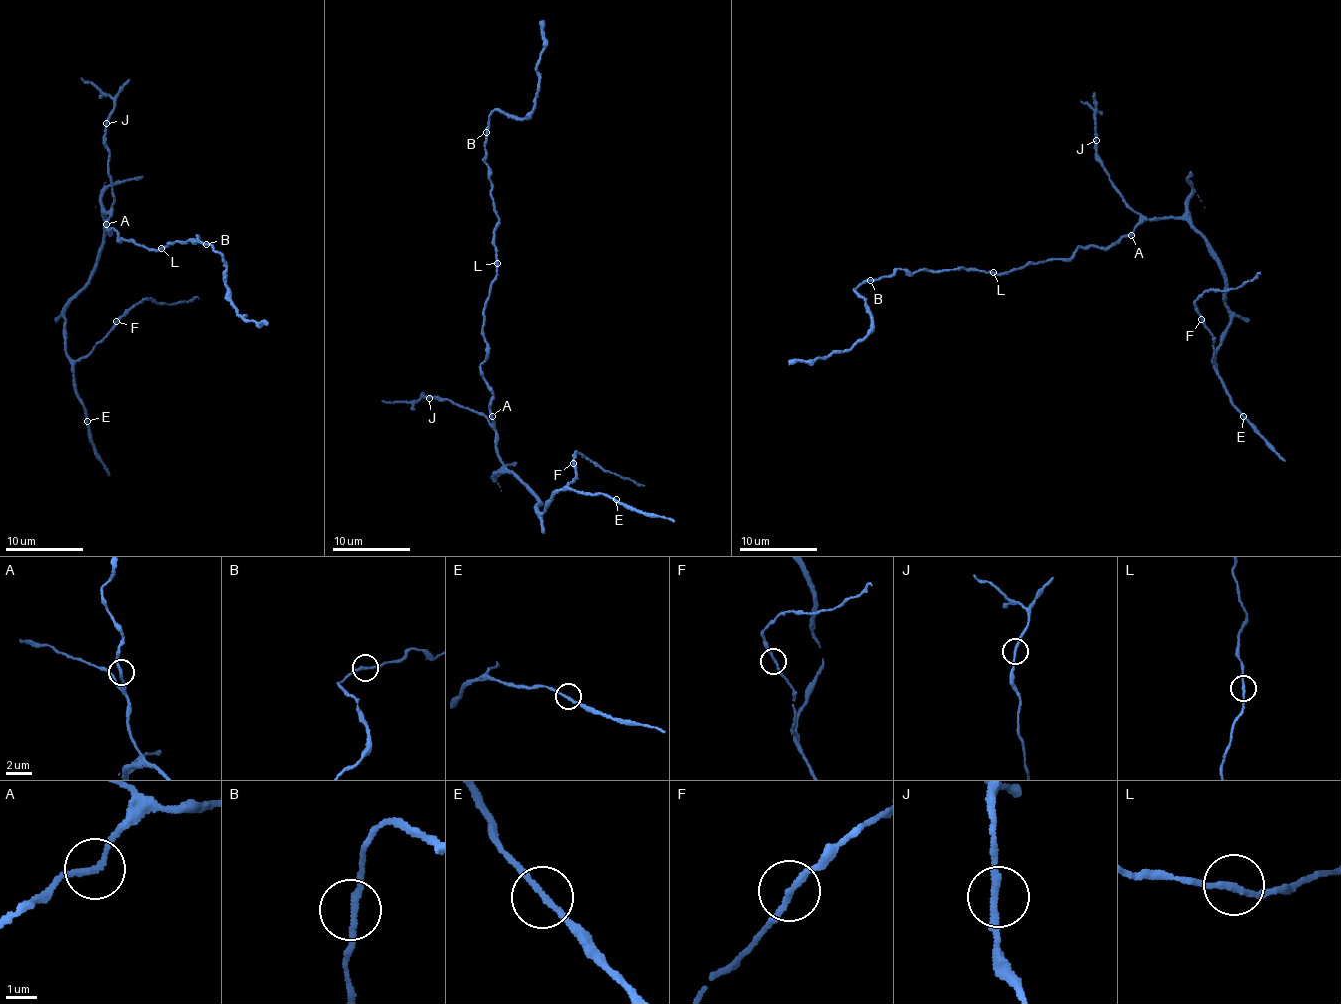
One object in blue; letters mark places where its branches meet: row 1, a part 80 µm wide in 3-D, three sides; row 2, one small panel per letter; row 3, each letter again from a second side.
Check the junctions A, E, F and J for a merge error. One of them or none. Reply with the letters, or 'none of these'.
none of these

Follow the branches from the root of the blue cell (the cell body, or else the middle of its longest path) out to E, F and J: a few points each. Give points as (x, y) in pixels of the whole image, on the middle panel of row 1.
E: (489, 386), (497, 456), (539, 498), (539, 512), (546, 511), (552, 495), (561, 489), (602, 493), (616, 499)
F: (489, 386), (497, 456), (539, 498), (539, 512), (546, 511), (552, 495), (573, 481), (576, 474), (573, 463)
J: (489, 386), (493, 423), (490, 424), (477, 412), (438, 396), (429, 398)

